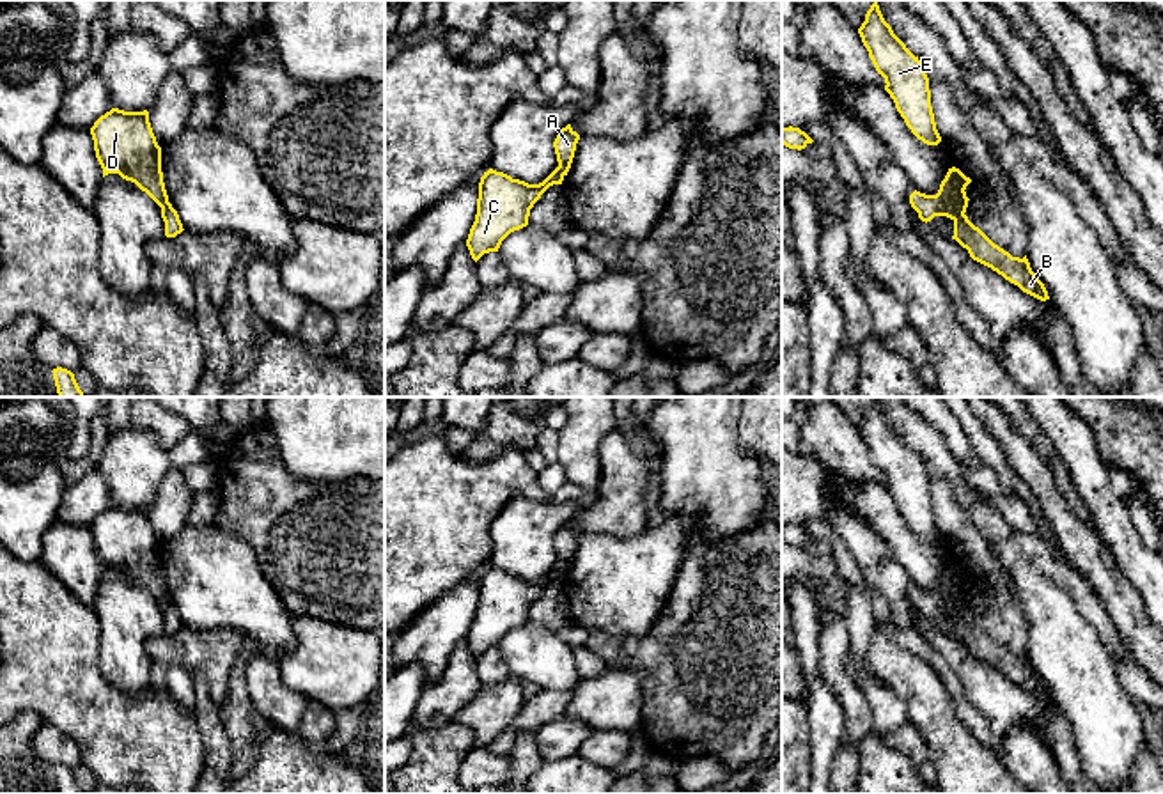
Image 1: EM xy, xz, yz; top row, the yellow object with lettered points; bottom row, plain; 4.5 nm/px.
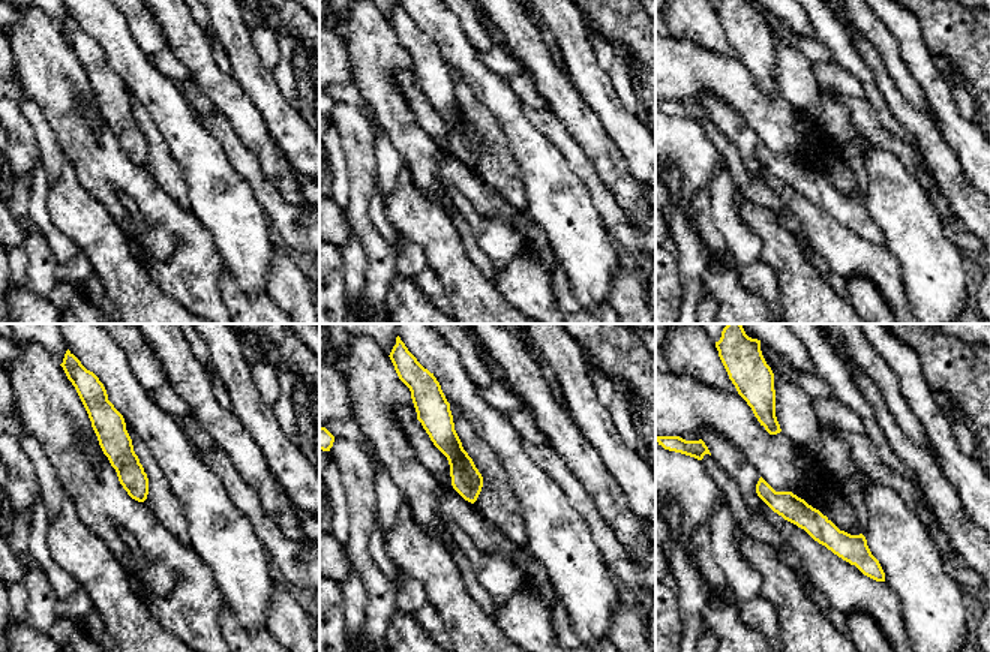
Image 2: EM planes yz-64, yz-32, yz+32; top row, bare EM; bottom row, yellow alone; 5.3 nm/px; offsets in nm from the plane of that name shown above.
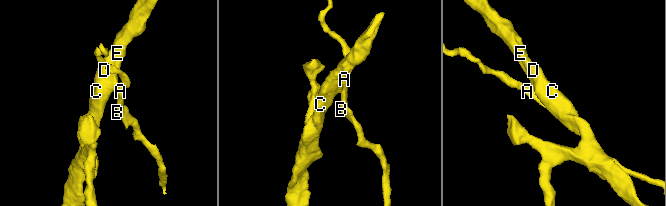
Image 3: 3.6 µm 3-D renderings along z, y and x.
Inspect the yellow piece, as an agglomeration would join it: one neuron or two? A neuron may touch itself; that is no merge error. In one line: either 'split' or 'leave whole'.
split

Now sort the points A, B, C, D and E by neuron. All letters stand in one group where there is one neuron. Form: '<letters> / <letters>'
A B / C D E

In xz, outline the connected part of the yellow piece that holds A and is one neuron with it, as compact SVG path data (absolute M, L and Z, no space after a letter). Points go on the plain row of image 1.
M567 521L558 528L553 539L557 558L564 572L567 572L571 565L578 537L580 532L571 525L571 521Z

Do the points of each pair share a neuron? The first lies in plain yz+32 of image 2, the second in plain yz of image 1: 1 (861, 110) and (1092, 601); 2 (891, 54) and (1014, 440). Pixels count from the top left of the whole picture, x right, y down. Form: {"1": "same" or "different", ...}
{"1": "same", "2": "different"}

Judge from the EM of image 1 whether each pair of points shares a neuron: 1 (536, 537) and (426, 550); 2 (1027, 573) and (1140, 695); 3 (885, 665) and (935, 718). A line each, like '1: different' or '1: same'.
1: different
2: different
3: same

